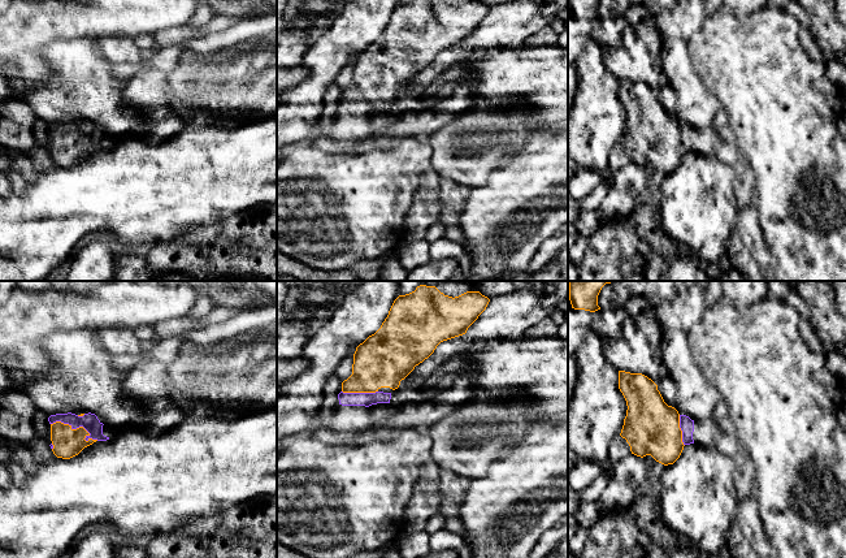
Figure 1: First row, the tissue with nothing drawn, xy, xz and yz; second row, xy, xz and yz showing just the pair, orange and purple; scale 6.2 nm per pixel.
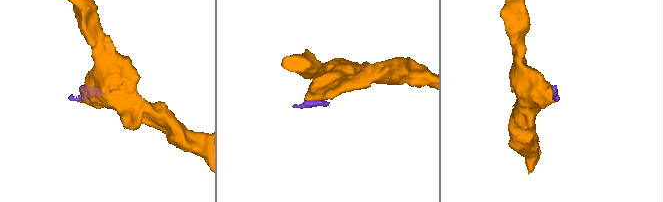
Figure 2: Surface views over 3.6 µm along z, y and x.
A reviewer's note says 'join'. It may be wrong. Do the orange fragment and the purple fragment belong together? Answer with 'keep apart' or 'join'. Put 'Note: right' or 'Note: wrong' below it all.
join
Note: right

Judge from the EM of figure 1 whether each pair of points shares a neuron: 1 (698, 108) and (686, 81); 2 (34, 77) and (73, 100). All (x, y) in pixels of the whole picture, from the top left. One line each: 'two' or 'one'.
1: one
2: two

